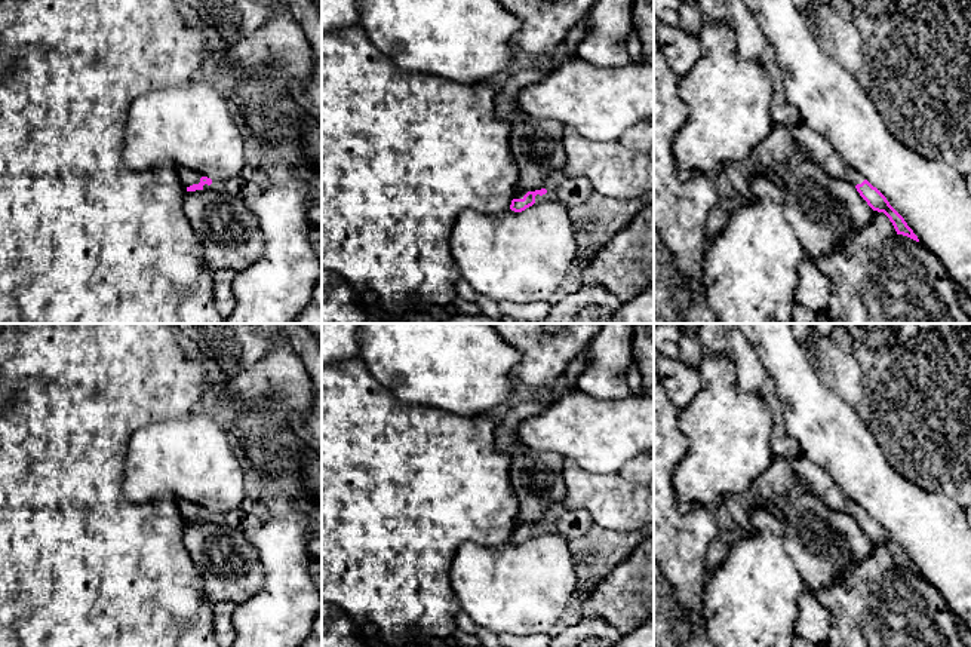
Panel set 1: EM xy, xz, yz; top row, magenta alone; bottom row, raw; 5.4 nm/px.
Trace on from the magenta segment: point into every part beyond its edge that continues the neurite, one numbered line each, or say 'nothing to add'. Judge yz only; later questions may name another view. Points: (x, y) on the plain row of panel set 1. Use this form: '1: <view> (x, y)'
1: yz (716, 339)

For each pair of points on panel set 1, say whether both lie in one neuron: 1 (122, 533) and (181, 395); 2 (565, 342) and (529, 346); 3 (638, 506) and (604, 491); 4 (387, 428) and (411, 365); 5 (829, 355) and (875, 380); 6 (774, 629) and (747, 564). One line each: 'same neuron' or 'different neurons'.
1: same neuron
2: same neuron
3: same neuron
4: different neurons
5: different neurons
6: same neuron

